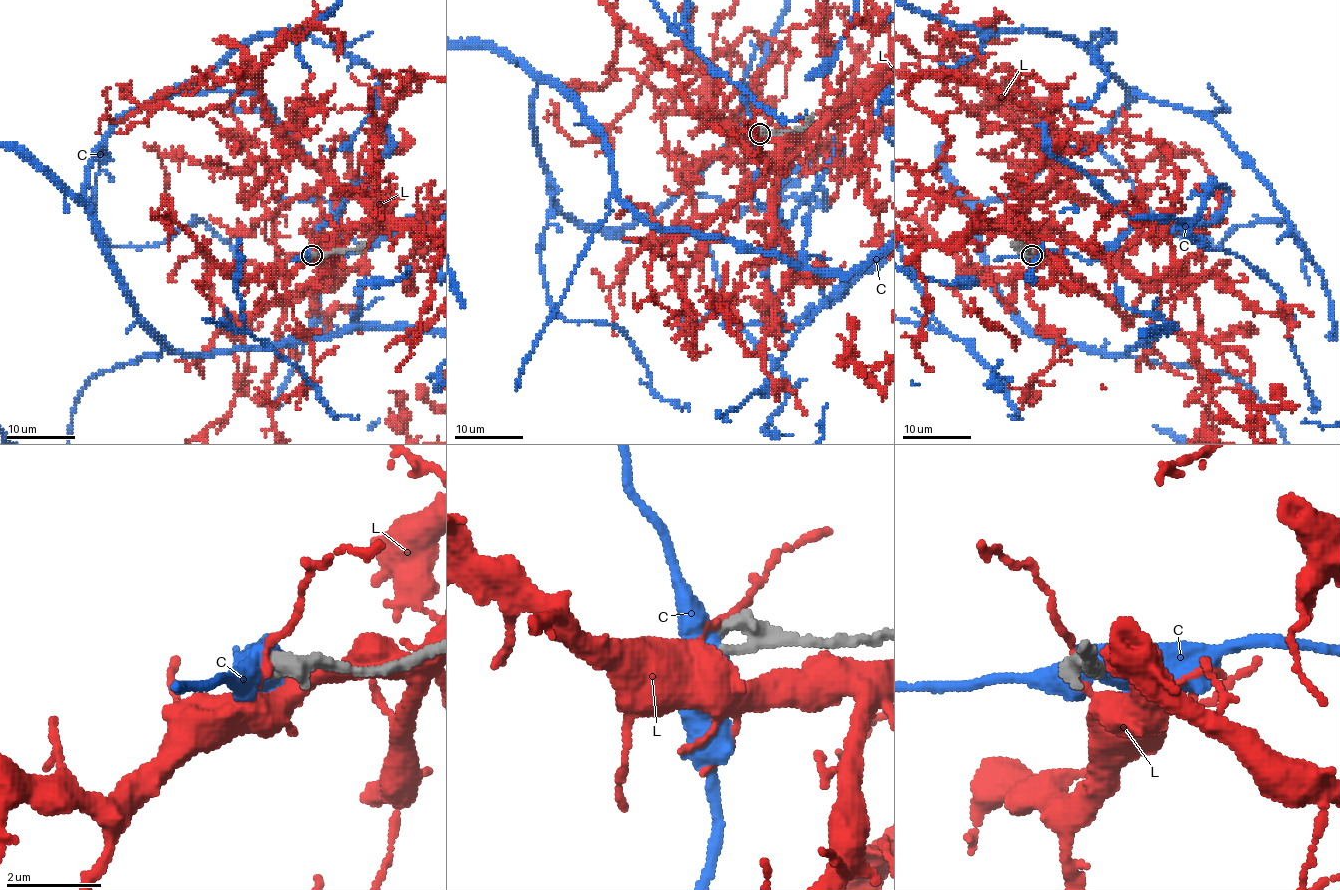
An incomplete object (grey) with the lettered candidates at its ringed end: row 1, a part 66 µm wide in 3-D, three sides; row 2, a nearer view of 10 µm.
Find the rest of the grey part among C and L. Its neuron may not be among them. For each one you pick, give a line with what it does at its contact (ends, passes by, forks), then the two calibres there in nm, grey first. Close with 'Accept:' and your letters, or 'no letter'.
Accept: no letter

